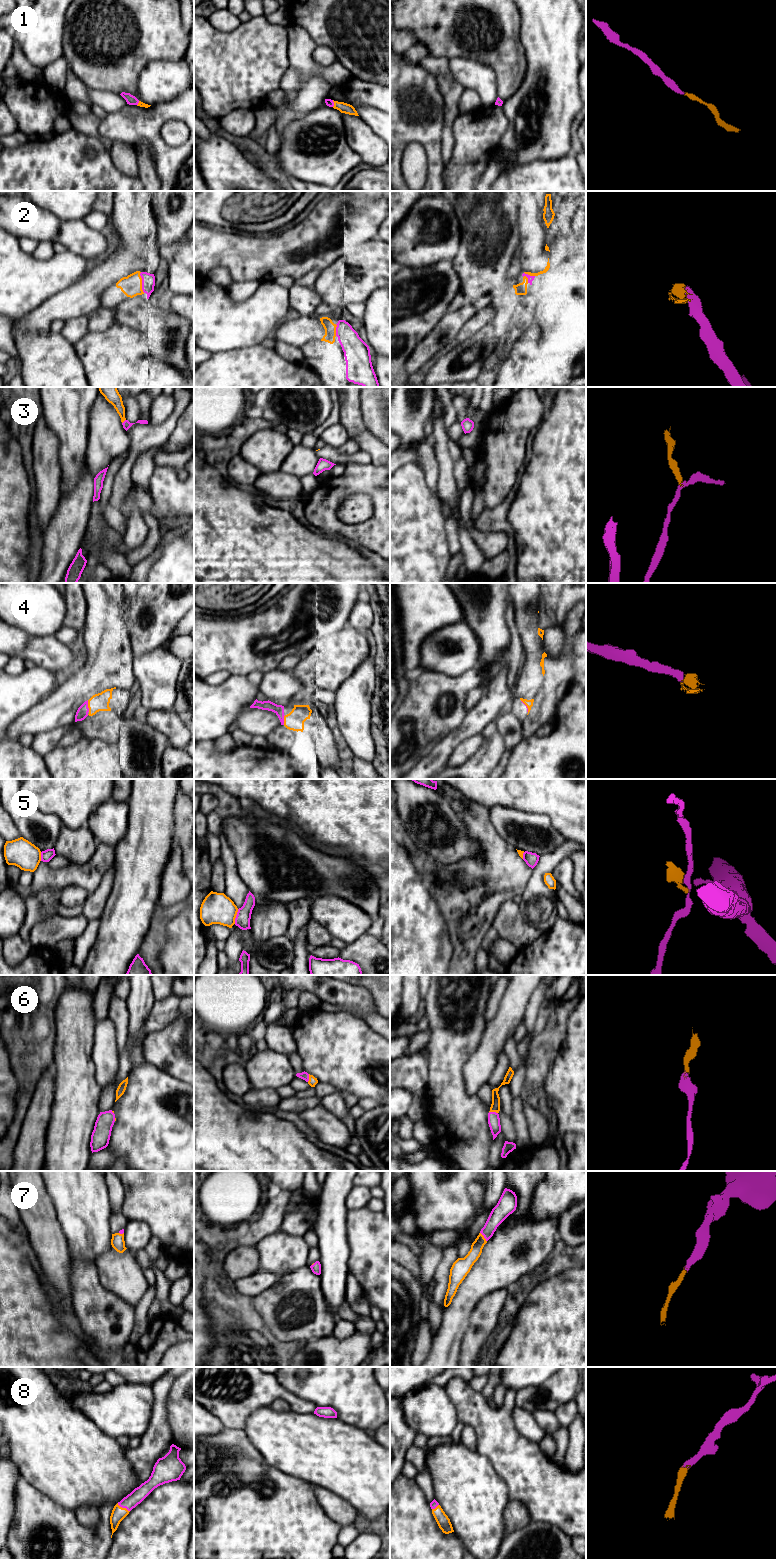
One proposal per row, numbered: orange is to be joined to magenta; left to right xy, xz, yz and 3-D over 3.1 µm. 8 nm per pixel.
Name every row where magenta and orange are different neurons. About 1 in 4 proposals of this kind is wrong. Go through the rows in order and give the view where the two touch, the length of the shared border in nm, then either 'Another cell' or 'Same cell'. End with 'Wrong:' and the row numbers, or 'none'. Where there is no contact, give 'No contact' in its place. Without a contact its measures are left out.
1: Touches magenta in xz. Shared border 60 nm. Same cell
2: Touches magenta in xy. Shared border 170 nm. Same cell
3: Touches magenta in xy. Shared border 50 nm. Another cell
4: Touches magenta in xy. Shared border 100 nm. Same cell
5: Touches magenta in xz. Shared border 120 nm. Another cell
6: Touches magenta in yz. Shared border 70 nm. Same cell
7: Touches magenta in yz. Shared border 90 nm. Same cell
8: Touches magenta in xy. Shared border 120 nm. Same cell
Wrong: 3, 5

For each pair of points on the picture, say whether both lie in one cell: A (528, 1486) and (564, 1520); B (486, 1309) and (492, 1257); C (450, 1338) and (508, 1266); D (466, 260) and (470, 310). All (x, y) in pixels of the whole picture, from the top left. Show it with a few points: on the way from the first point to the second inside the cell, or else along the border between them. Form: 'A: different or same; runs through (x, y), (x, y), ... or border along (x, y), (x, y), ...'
A: same; runs through (537, 1493), (555, 1511)
B: different; border along (506, 1287), (486, 1294), (477, 1303), (473, 1311)
C: same; runs through (456, 1318), (462, 1305), (488, 1279)
D: different; border along (493, 292), (483, 294), (471, 301)

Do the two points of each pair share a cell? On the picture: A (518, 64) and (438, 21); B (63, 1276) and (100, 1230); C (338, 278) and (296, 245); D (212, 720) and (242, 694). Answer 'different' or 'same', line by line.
A: same
B: same
C: different
D: same

